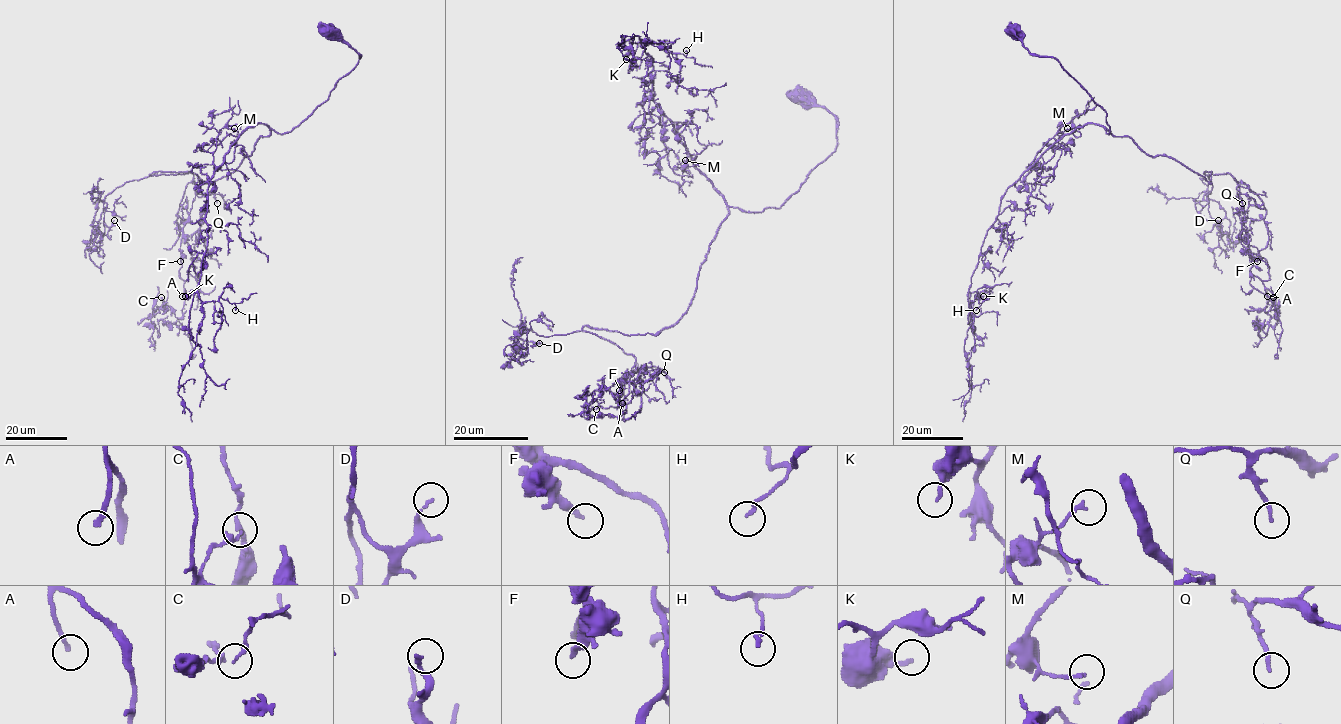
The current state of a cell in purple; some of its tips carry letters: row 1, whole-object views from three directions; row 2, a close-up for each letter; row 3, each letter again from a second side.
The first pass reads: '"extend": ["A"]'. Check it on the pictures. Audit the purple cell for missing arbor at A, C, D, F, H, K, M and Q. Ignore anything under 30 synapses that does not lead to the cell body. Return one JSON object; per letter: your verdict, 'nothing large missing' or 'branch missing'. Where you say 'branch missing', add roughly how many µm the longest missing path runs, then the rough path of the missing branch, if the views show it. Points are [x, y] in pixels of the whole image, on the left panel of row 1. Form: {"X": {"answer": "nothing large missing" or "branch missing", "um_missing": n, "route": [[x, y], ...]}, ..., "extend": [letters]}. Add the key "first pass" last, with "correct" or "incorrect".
{"A": {"answer": "branch missing", "um_missing": 40, "route": [[182, 296], [172, 275], [182, 273], [188, 266], [197, 265], [185, 260], [181, 245]]}, "C": {"answer": "nothing large missing"}, "D": {"answer": "nothing large missing"}, "F": {"answer": "nothing large missing"}, "H": {"answer": "nothing large missing"}, "K": {"answer": "nothing large missing"}, "M": {"answer": "nothing large missing"}, "Q": {"answer": "nothing large missing"}, "extend": ["A"], "first pass": "correct"}

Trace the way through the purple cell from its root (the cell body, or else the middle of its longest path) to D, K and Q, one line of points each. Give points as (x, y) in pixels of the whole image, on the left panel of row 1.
D: (330, 32), (359, 58), (310, 114), (211, 183), (126, 181), (105, 197), (114, 220)
K: (330, 32), (359, 62), (290, 131), (256, 124), (235, 140), (208, 180), (201, 275), (197, 291), (185, 296)
Q: (330, 32), (359, 62), (299, 124), (271, 129), (211, 183), (149, 174), (191, 173), (195, 193), (217, 203)

